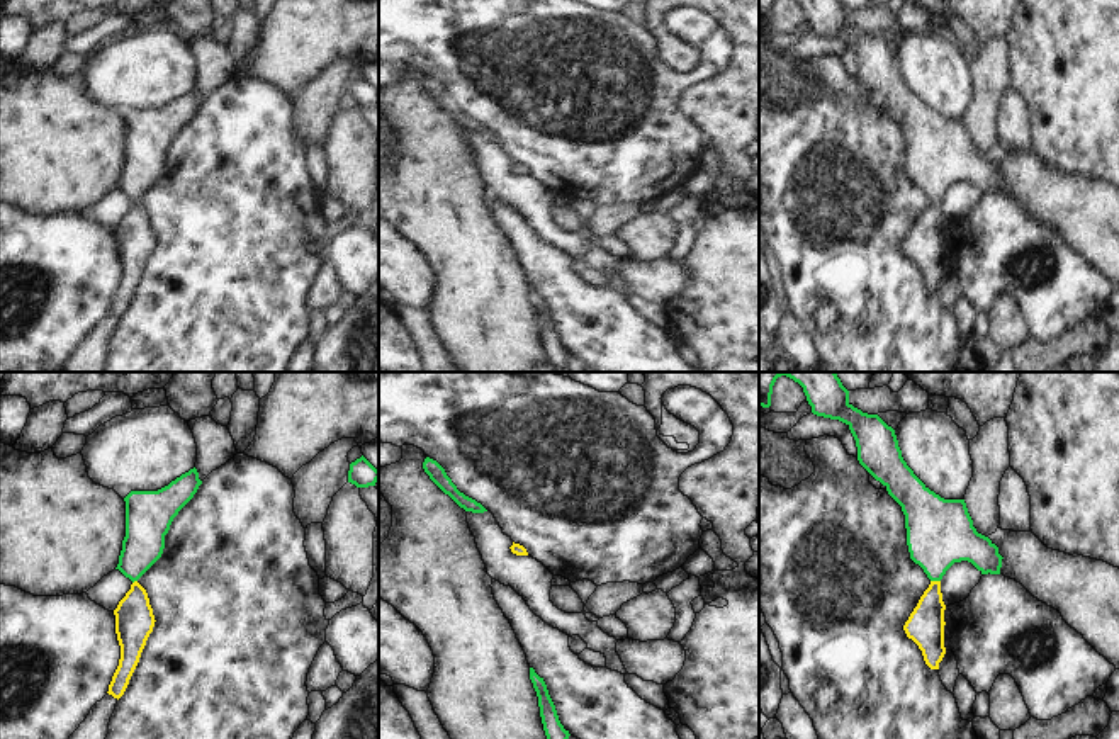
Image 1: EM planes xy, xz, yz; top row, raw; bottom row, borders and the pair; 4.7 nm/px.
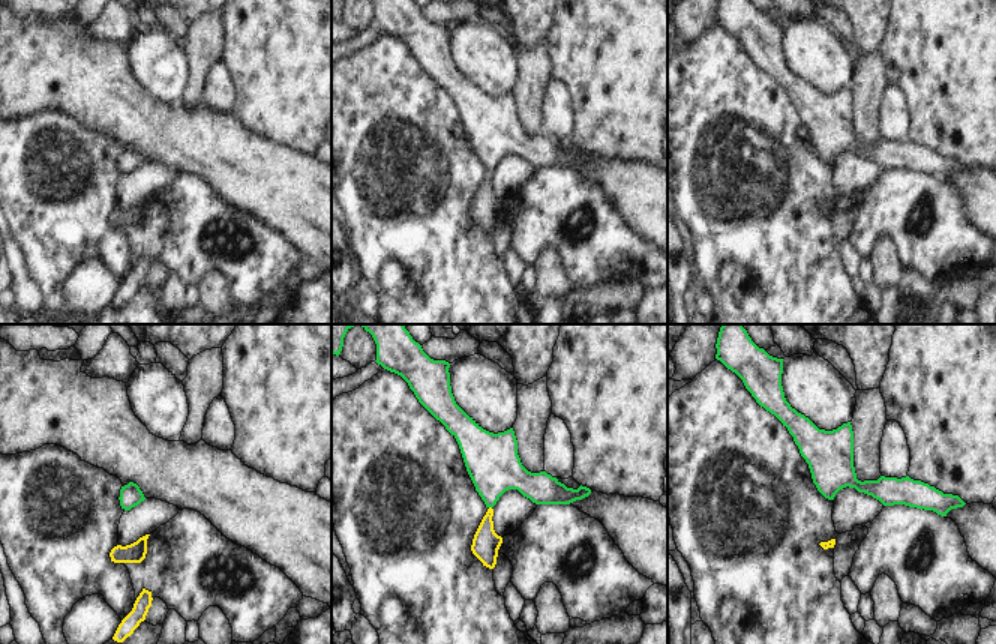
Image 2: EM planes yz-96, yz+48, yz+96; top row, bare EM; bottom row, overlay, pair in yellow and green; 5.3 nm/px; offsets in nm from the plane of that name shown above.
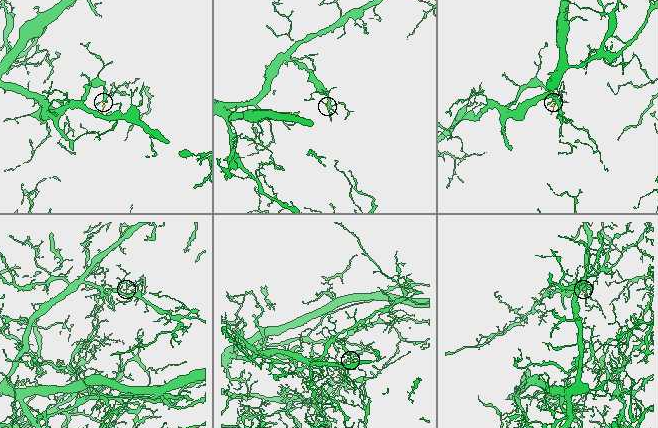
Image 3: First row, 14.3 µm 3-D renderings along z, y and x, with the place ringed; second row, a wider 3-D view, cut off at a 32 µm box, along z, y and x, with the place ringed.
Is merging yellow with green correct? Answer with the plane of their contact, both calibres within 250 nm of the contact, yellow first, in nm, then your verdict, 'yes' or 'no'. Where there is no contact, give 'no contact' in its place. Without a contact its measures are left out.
yz | 180/320 nm | yes

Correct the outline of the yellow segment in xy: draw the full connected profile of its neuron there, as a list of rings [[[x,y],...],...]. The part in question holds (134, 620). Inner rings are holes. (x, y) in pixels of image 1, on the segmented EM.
[[[194,467],[158,491],[131,491],[124,498],[126,537],[115,569],[132,584],[114,610],[121,659],[107,693],[117,700],[124,695],[156,622],[148,593],[138,579],[161,557],[173,518],[200,484]]]

